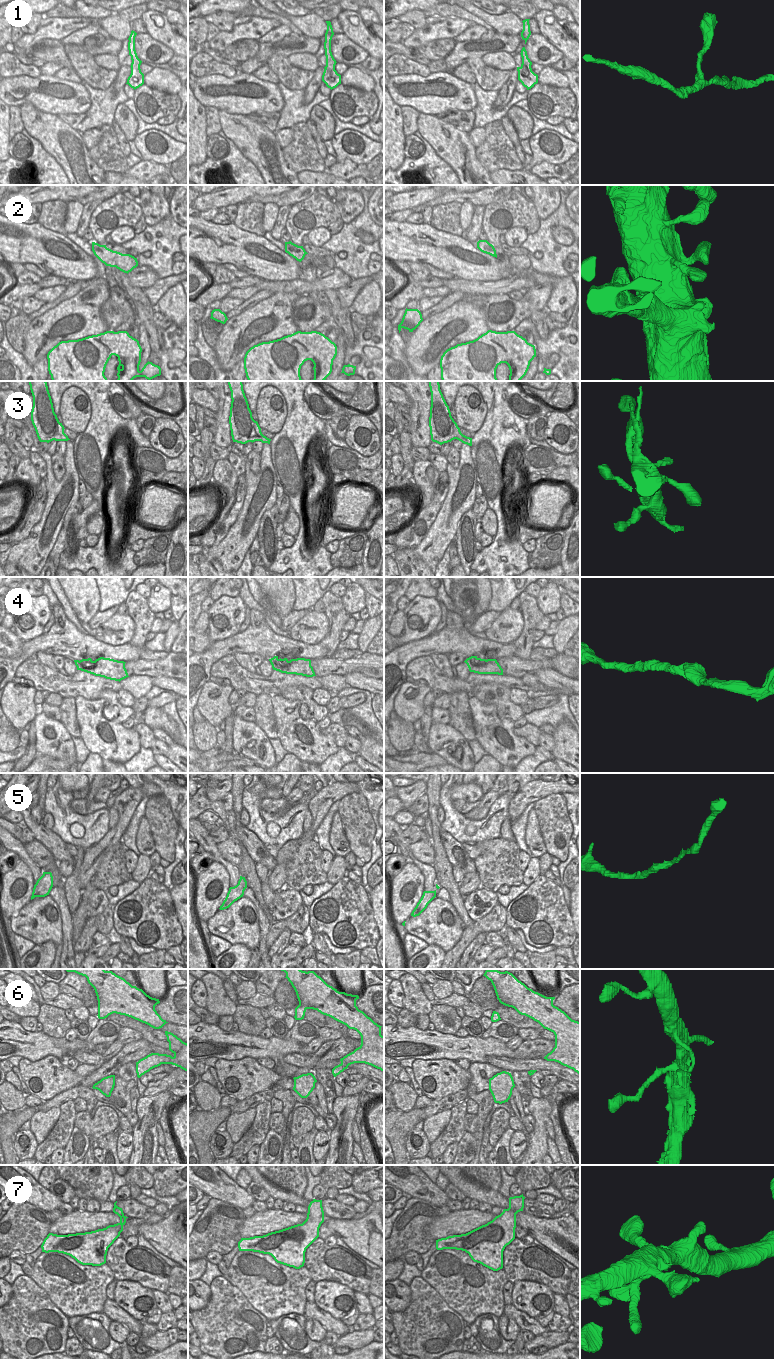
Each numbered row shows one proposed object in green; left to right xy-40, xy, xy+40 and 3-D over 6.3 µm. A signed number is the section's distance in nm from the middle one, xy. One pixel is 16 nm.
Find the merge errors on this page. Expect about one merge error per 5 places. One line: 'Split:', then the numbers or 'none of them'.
Split: none of them

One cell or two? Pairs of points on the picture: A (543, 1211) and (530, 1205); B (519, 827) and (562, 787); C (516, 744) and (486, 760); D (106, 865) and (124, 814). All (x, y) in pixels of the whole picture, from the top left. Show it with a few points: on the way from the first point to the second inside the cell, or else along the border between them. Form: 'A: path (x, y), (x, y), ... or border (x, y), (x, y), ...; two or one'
A: path (540, 1210), (533, 1207); one
B: border (534, 802), (531, 802), (511, 823); two
C: border (488, 753), (499, 762); two
D: border (120, 841), (109, 845), (95, 860); two

